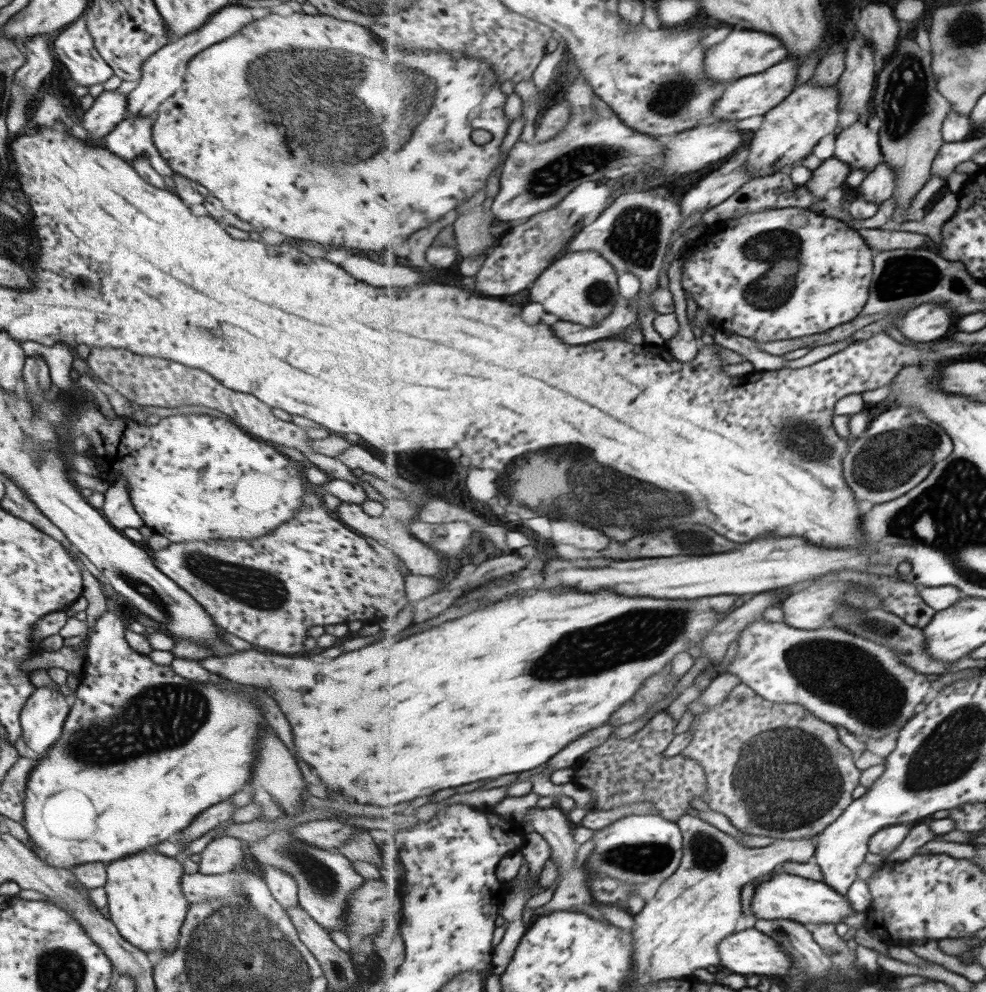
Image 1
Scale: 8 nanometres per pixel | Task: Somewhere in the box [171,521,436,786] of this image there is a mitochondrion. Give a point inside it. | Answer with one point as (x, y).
(260, 589)

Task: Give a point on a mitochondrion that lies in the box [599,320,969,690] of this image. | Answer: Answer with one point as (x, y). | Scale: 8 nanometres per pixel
(871, 470)

